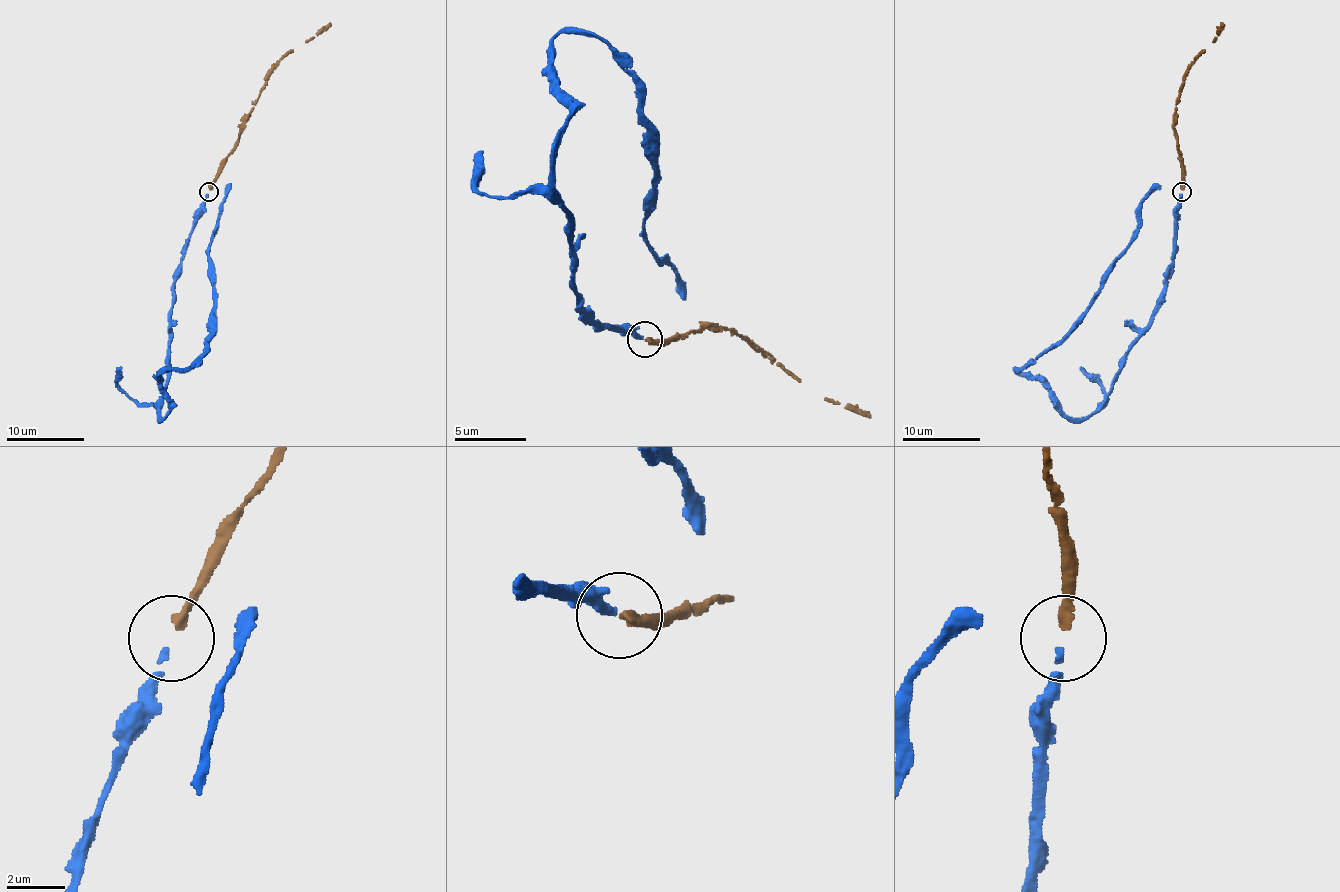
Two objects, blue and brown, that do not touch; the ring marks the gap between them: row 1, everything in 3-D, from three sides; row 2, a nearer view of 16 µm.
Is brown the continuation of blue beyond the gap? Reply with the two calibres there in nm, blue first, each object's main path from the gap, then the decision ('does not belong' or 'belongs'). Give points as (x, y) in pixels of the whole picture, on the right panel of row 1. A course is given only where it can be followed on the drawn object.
180/280 nm | blue via (1182, 194), (1165, 301), (1110, 394), (1068, 417), (1015, 371), (1091, 303), (1161, 185) | brown via (1182, 189), (1182, 163), (1174, 136), (1174, 107), (1186, 69), (1219, 36), (1223, 22) | belongs

